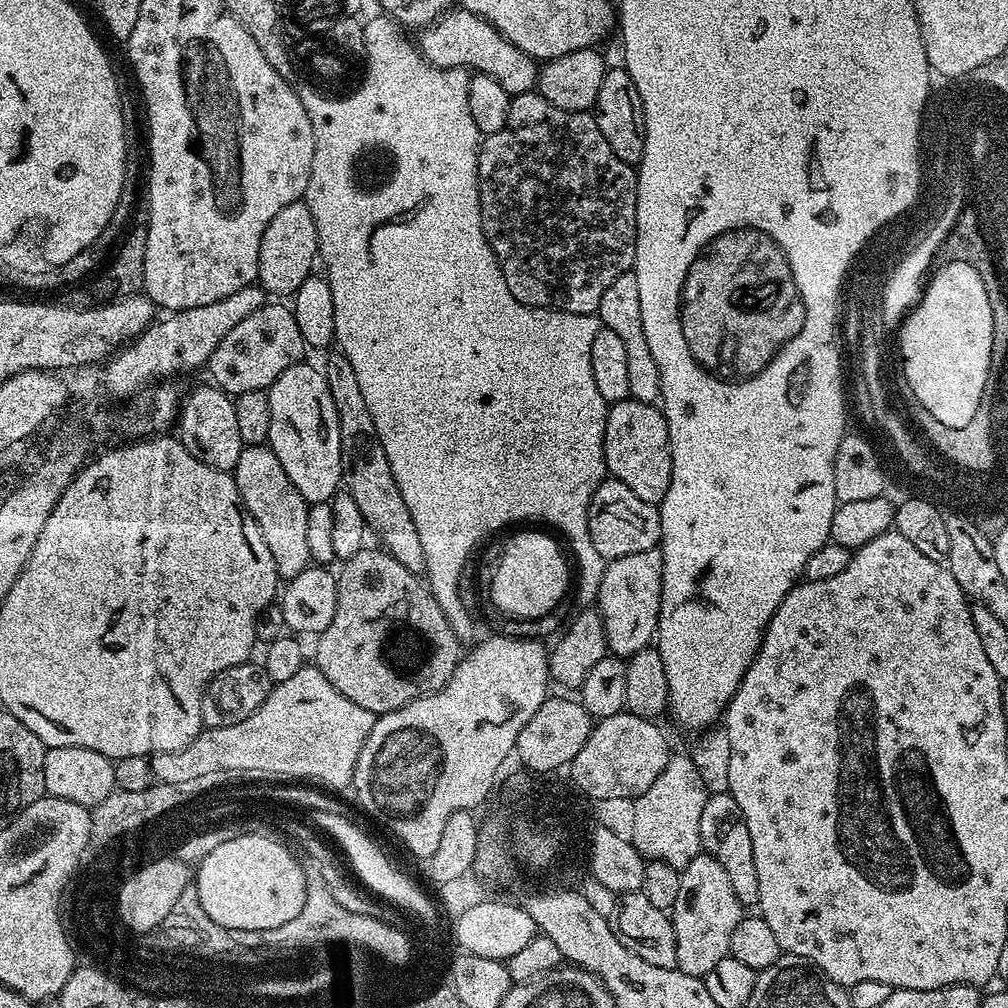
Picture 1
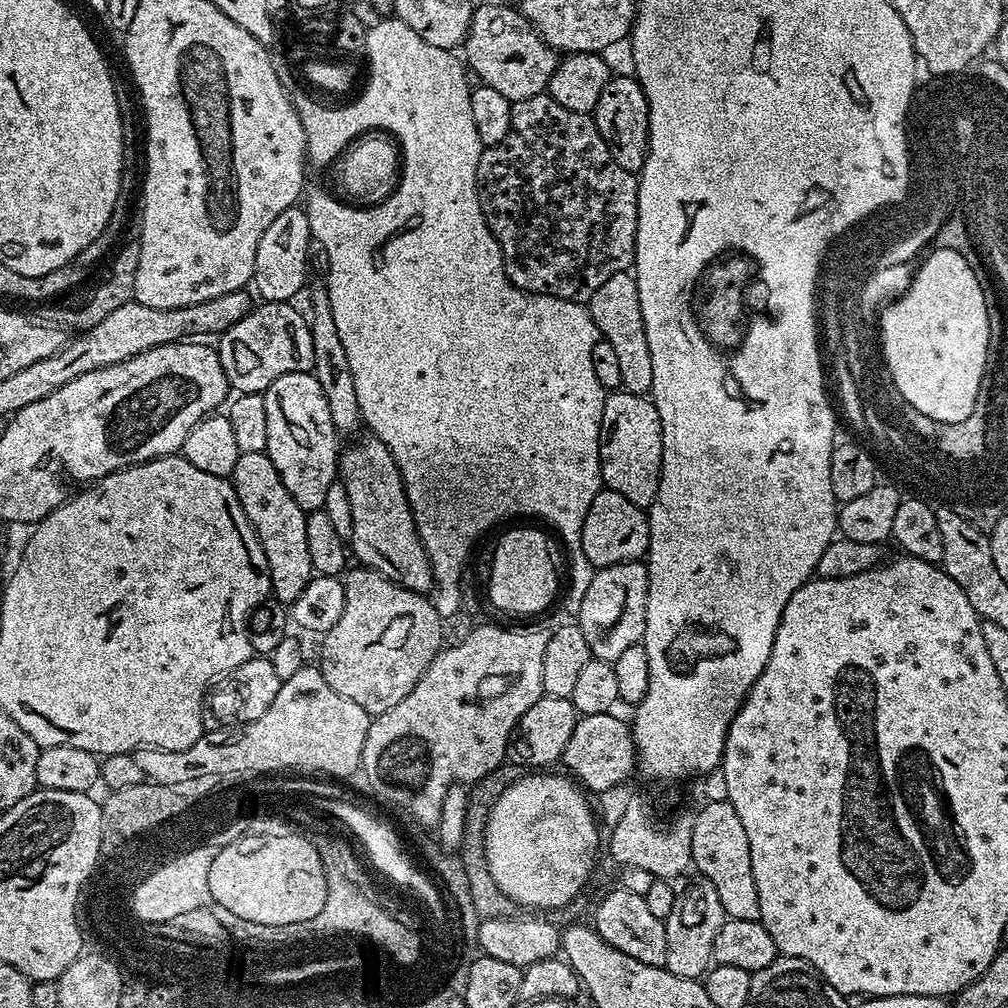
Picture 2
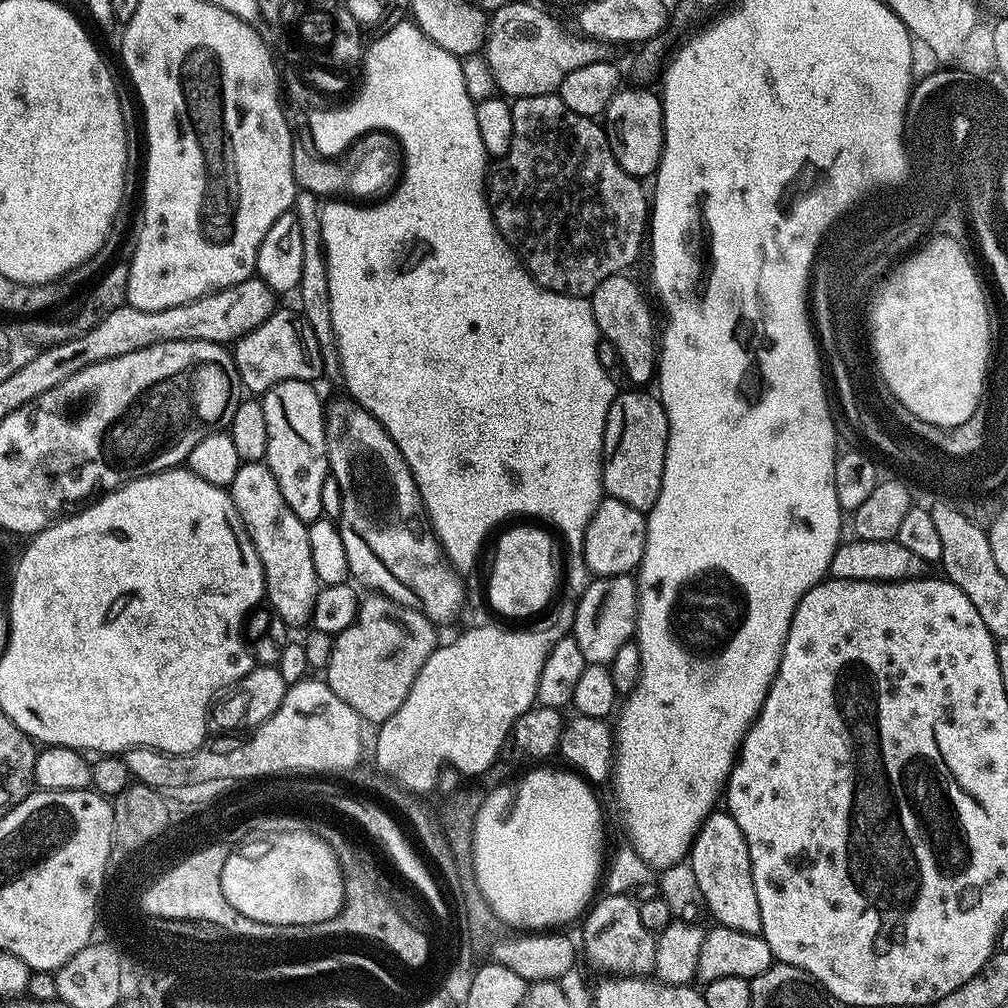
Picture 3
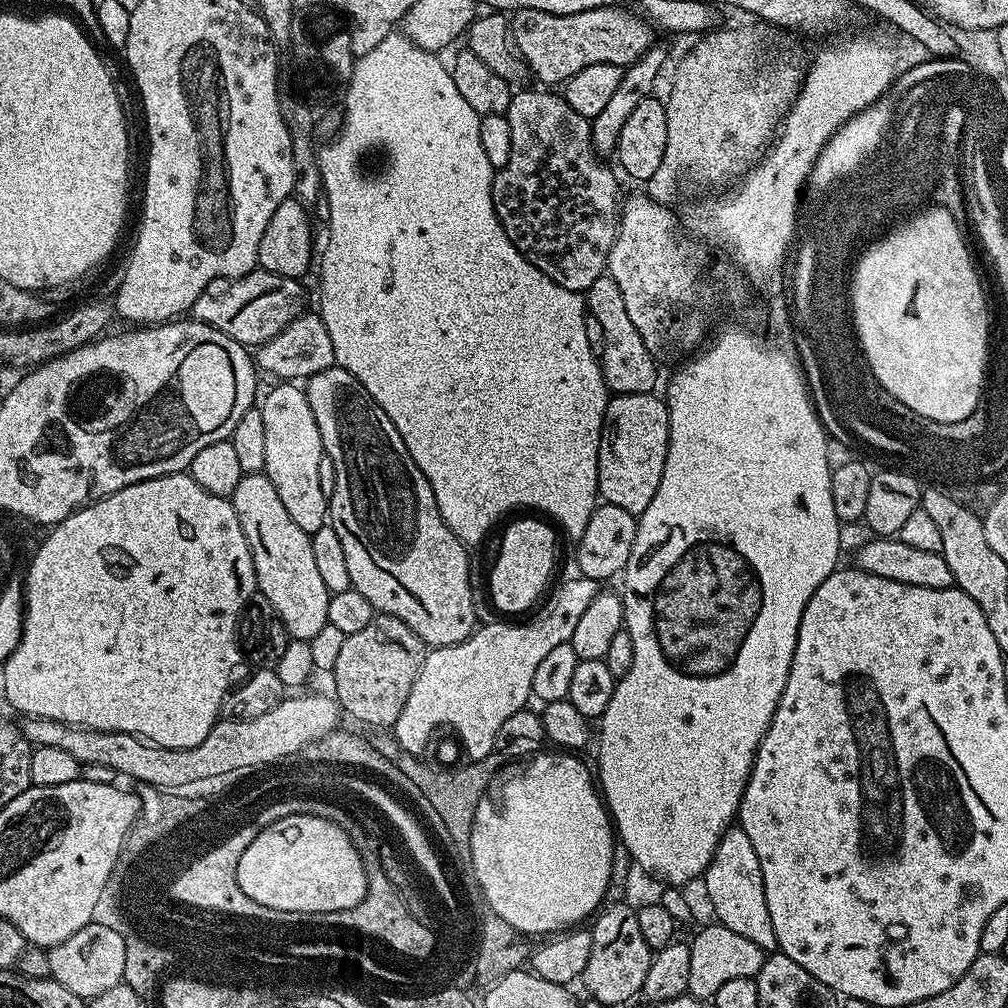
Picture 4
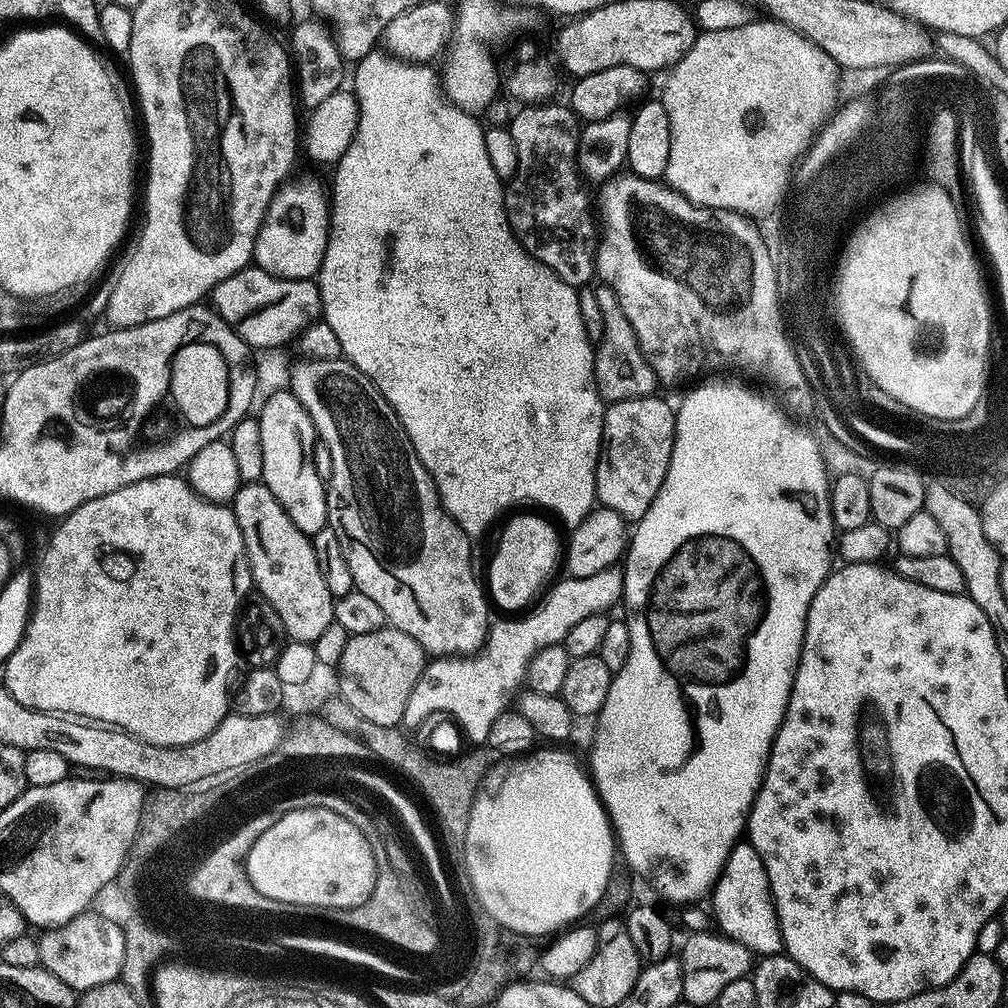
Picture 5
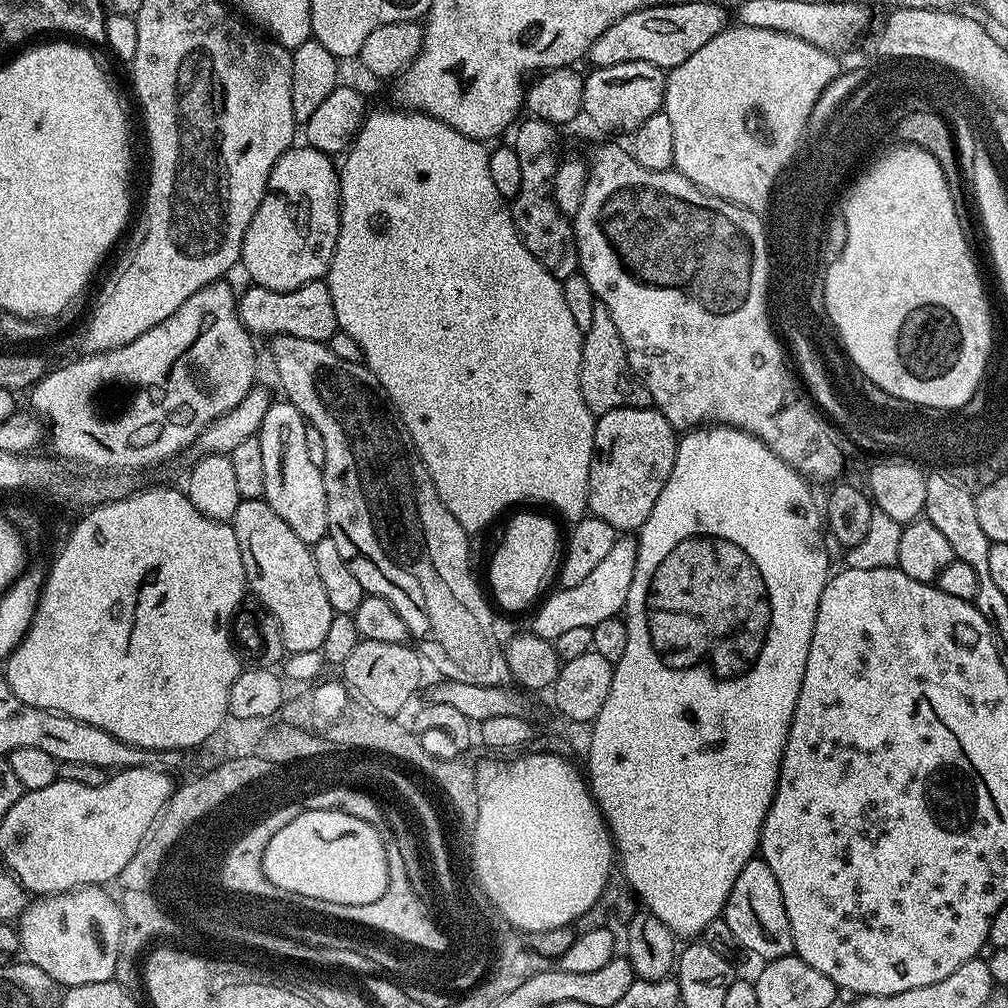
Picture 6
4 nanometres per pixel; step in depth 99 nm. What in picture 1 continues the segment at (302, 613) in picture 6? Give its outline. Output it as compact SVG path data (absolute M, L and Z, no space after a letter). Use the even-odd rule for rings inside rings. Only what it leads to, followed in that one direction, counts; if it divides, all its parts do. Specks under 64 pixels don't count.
M267 444L245 446L242 454L238 454L234 475L238 494L258 526L258 530L262 534L262 542L266 542L266 550L270 550L270 558L274 558L277 577L281 581L287 582L298 574L302 574L302 570L306 570L313 563L310 554L310 541L306 539L306 518L310 505L302 498L302 494L298 494L298 490L294 490L294 482L290 482L286 470L282 470L282 462L278 462L274 450Z

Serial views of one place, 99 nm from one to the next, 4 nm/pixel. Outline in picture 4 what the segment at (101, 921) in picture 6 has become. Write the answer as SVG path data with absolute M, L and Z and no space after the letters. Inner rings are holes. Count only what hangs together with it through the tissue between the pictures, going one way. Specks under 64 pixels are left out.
M95 922L86 925L82 930L78 930L78 934L66 938L66 942L48 952L51 979L66 986L70 994L78 994L86 1002L91 1002L94 997L123 981L123 966L126 959L124 942L124 937L107 926Z

